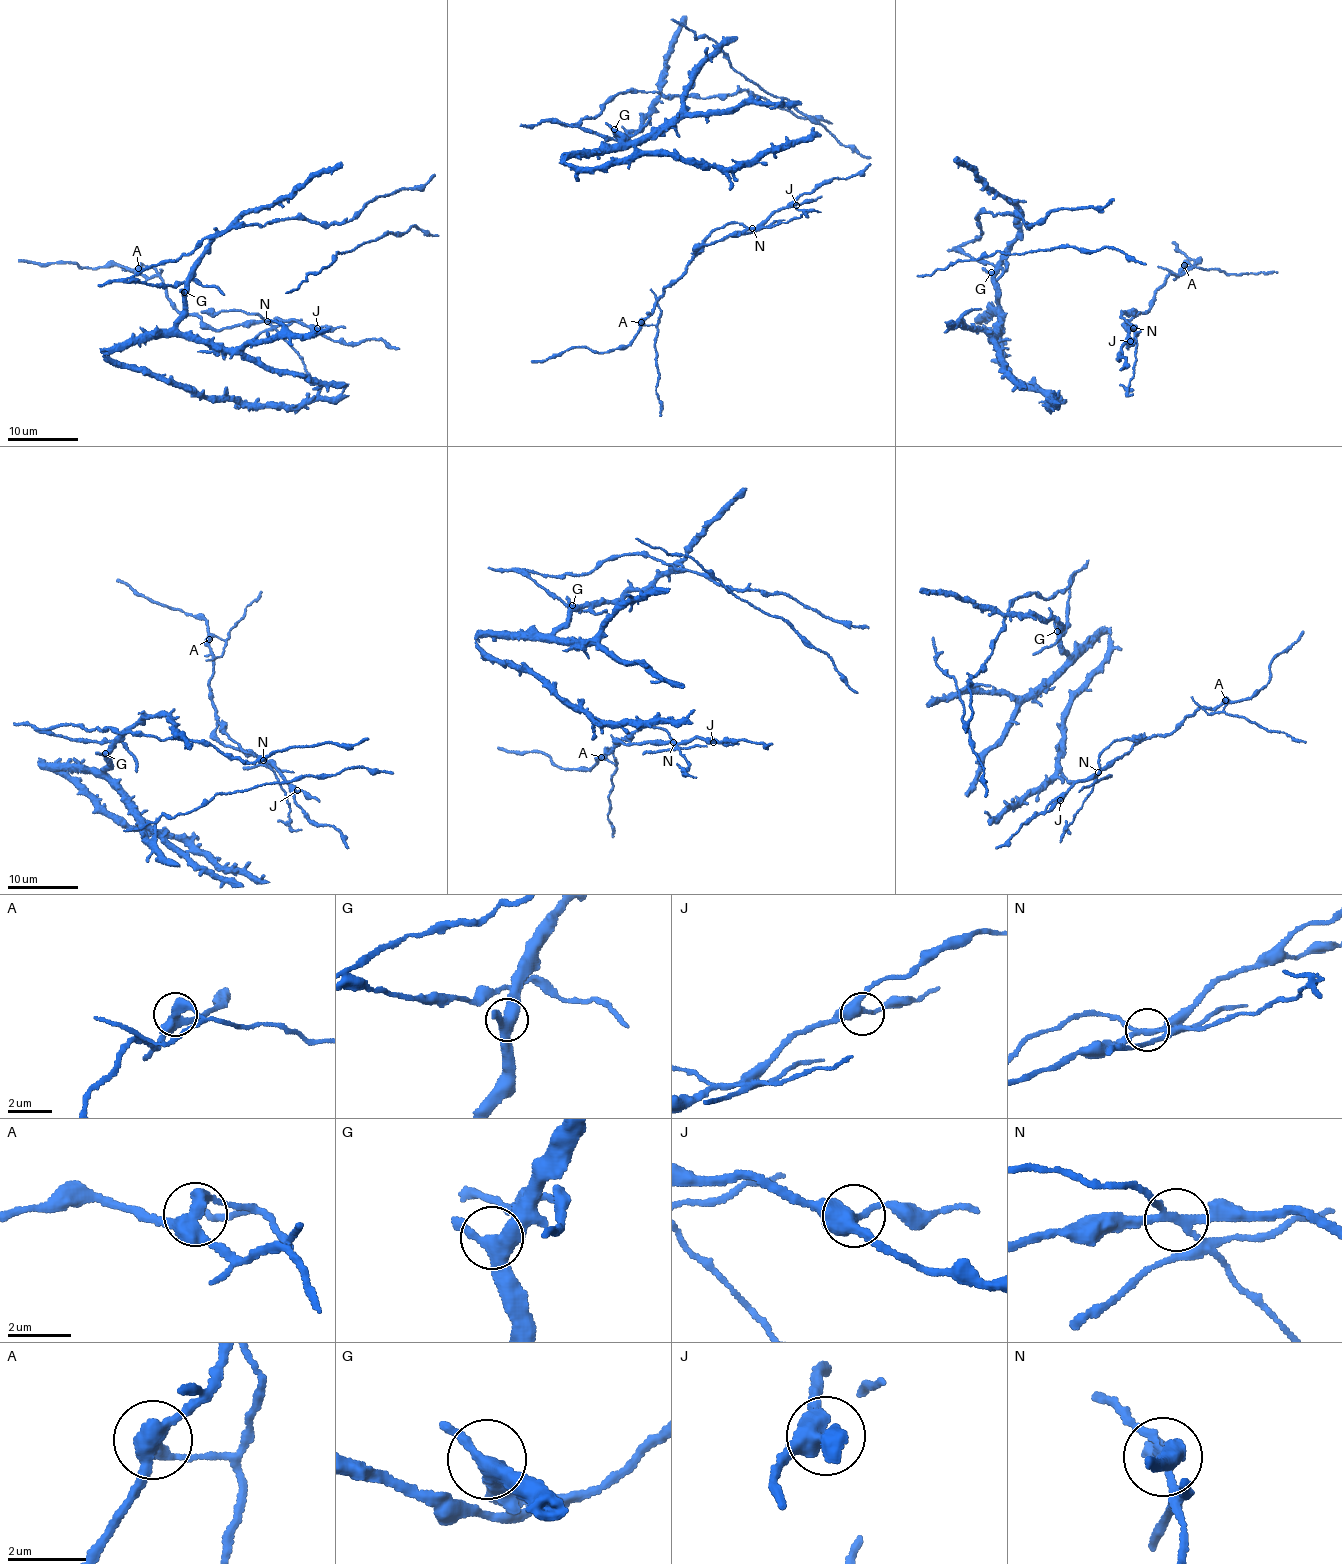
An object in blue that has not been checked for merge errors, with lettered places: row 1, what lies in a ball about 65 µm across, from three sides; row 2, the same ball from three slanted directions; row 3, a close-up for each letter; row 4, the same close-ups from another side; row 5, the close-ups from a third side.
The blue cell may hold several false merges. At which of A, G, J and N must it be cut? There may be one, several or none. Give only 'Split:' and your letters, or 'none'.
Split: A, N

